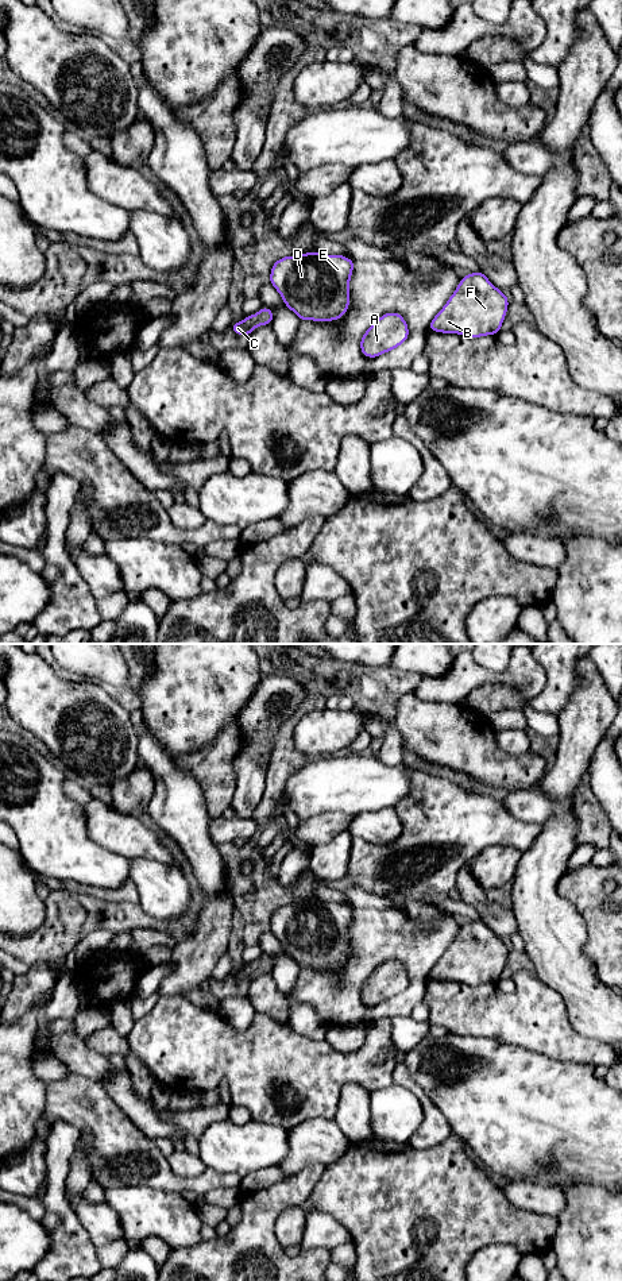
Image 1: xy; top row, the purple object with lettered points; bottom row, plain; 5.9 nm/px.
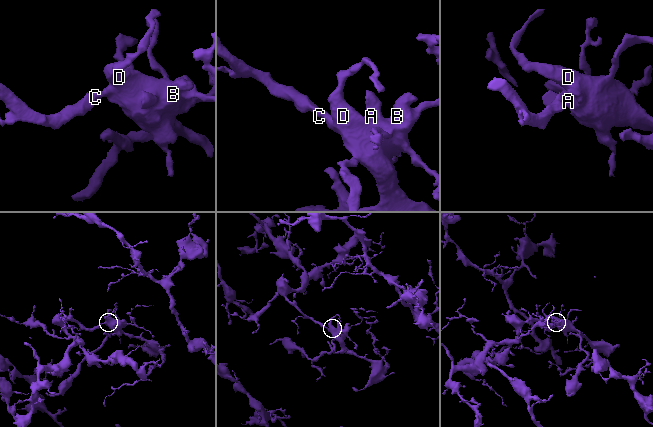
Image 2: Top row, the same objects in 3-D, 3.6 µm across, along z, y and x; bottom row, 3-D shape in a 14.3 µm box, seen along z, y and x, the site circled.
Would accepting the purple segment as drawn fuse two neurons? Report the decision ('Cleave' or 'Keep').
Keep

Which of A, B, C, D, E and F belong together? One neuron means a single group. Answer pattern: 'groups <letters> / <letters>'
groups A B C D E F

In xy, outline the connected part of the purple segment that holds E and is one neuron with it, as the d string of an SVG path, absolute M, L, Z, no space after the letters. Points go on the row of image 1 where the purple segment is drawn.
M316 251L274 262L270 283L300 320L332 321L349 306L349 279L355 262L344 255Z

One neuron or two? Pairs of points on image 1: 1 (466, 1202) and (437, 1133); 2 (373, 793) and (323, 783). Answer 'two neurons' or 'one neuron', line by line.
1: two neurons
2: one neuron

